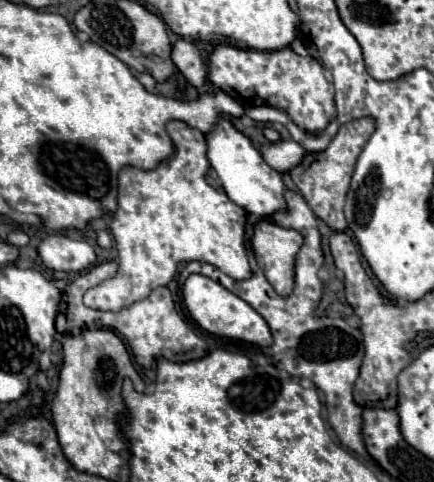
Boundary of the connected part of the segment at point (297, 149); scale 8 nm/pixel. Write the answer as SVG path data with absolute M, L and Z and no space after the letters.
M280 140L278 144L268 144L262 150L262 156L278 172L290 172L302 162L304 148L294 140Z

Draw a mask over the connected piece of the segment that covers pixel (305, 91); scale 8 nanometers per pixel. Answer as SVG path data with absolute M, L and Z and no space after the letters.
M218 44L208 56L206 78L218 90L242 98L236 102L244 108L256 104L276 106L288 112L288 116L308 132L322 132L336 114L334 96L324 76L324 68L314 56L300 56L290 46L274 52L260 52L236 48L230 44Z

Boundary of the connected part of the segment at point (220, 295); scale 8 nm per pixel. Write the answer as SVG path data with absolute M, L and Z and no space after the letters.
M190 274L182 286L182 296L184 296L184 304L190 317L202 330L216 336L238 338L258 346L272 344L272 334L266 320L250 304L246 304L242 298L226 290L222 284L210 280L208 276Z

